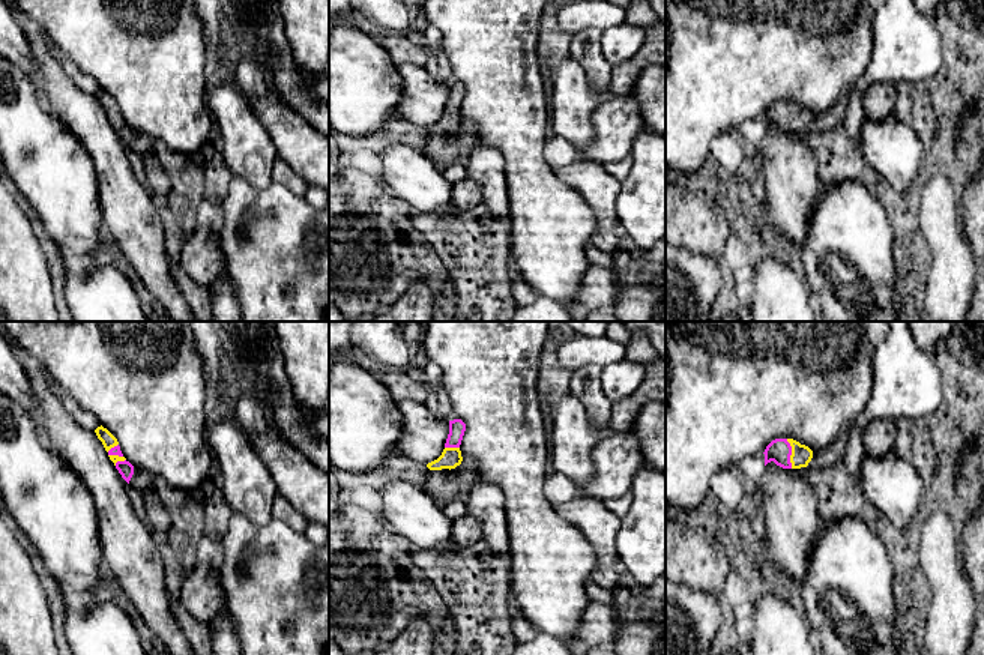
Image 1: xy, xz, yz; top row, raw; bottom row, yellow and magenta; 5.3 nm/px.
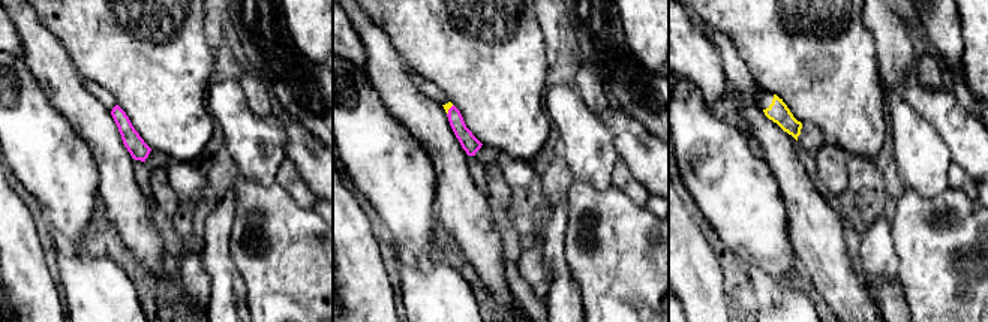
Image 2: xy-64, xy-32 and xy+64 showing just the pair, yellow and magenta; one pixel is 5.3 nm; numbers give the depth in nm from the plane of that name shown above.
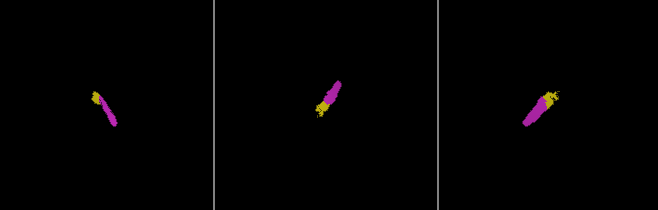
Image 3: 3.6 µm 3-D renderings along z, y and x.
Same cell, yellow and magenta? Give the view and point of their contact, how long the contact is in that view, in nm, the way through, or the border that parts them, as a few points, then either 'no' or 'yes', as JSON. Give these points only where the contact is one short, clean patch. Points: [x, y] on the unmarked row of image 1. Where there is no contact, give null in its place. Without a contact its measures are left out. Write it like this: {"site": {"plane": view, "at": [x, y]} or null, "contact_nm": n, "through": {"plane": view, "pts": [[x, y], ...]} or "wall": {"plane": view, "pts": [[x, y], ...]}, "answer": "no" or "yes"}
{"site": {"plane": "yz", "at": [792, 117]}, "contact_nm": 160, "through": {"plane": "yz", "pts": [[801, 119], [792, 117], [778, 114]]}, "answer": "yes"}

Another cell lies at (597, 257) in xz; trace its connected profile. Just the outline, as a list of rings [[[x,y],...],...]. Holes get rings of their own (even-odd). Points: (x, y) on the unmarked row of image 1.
[[[590,243],[586,246],[586,255],[593,266],[601,266],[604,269],[611,269],[613,254],[593,248]]]

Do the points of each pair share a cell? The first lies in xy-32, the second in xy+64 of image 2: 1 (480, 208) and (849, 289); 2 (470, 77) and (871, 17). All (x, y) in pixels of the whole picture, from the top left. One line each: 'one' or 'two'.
1: one
2: two

